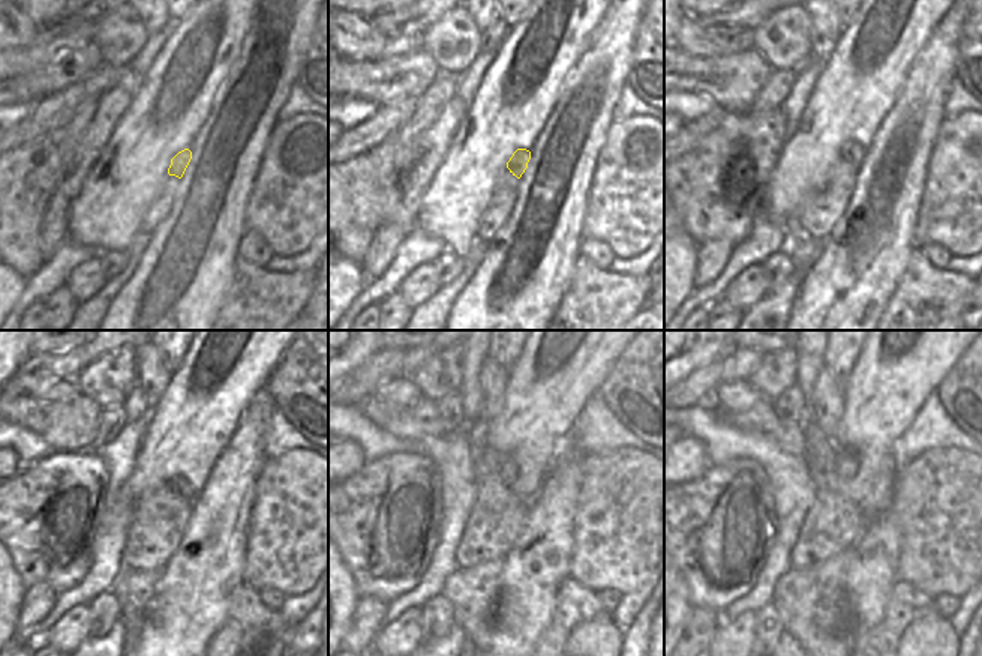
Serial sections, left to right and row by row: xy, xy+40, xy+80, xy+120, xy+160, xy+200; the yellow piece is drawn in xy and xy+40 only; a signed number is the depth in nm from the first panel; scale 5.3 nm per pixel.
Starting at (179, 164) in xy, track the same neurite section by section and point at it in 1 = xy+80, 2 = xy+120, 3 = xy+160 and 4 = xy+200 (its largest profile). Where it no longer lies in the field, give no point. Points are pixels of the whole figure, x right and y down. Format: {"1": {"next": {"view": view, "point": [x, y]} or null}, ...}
{"1": {"next": {"view": "xy+80", "point": [852, 152]}}, "2": {"next": {"view": "xy+120", "point": [179, 485]}}, "3": {"next": {"view": "xy+160", "point": [508, 470]}}, "4": {"next": {"view": "xy+200", "point": [846, 460]}}}

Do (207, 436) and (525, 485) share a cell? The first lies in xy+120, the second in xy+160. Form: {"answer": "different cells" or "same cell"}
{"answer": "same cell"}

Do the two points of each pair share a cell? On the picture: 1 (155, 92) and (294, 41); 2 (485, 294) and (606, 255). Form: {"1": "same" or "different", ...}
{"1": "different", "2": "different"}

